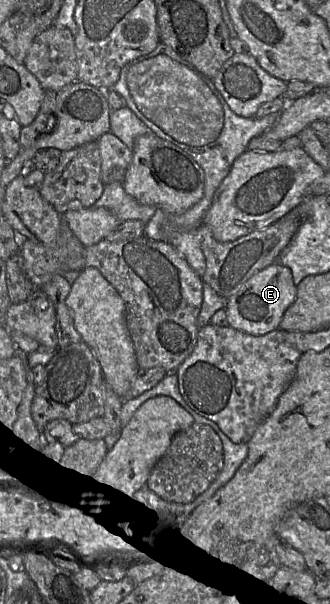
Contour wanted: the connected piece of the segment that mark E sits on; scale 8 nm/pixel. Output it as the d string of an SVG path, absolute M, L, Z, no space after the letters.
M274 262L251 276L242 287L226 301L228 325L244 333L260 336L279 329L286 309L296 298L296 286L289 268Z

